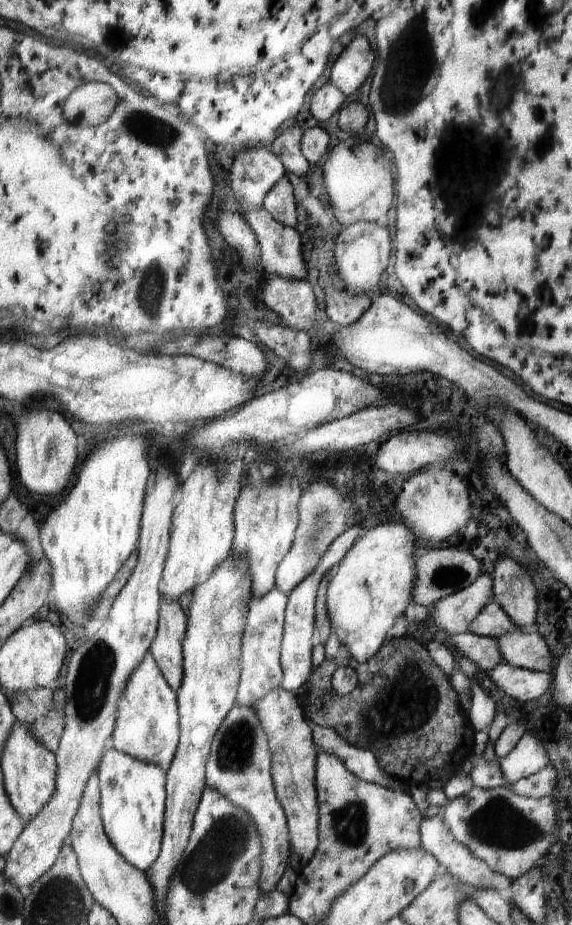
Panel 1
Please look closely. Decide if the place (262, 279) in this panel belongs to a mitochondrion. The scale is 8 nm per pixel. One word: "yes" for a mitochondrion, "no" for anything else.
no

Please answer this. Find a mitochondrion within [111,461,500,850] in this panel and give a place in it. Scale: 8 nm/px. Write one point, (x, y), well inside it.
(238, 742)

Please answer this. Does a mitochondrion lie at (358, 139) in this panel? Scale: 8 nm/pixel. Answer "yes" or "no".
no

